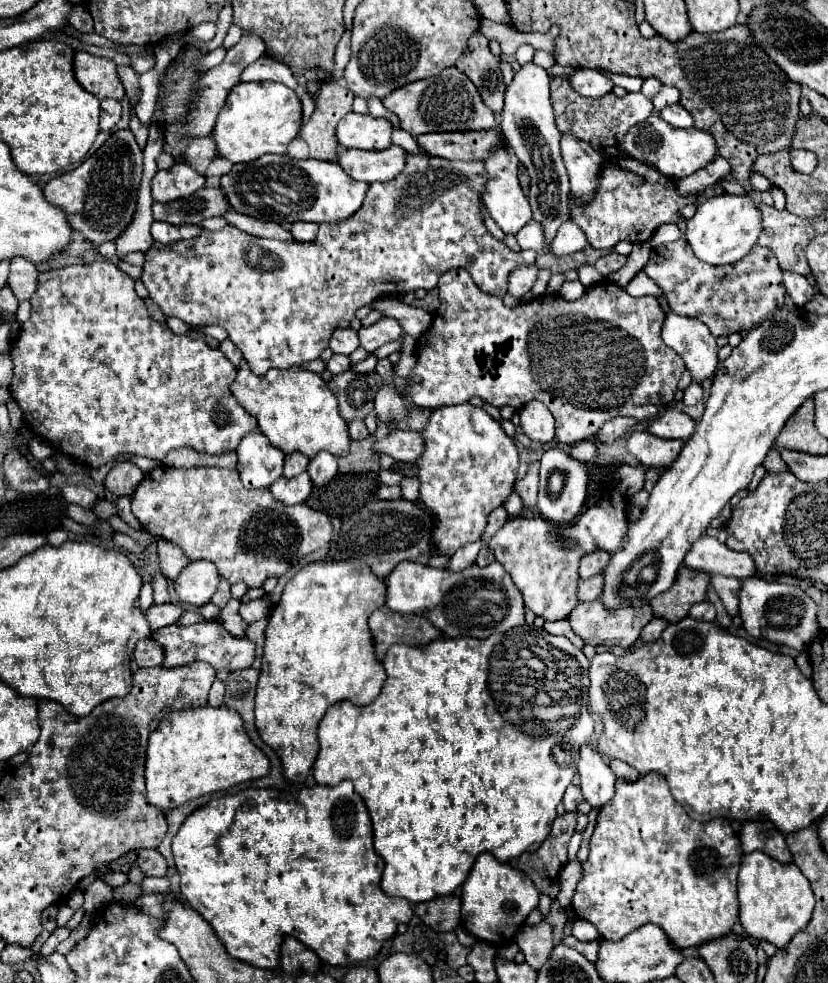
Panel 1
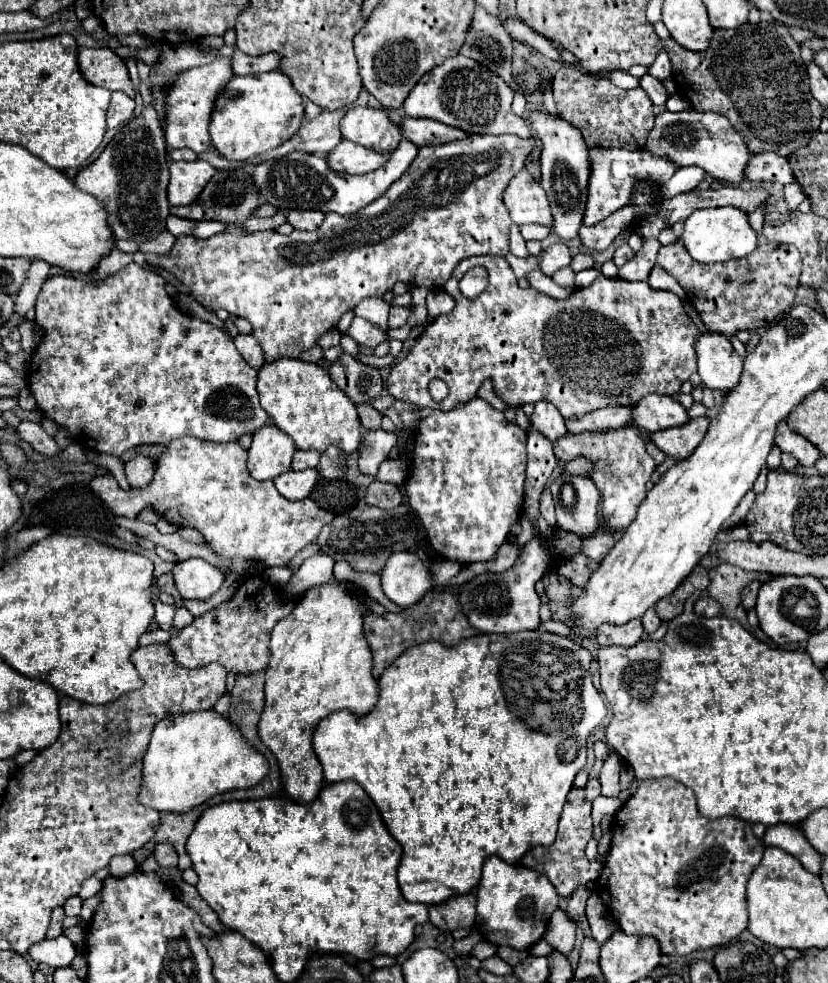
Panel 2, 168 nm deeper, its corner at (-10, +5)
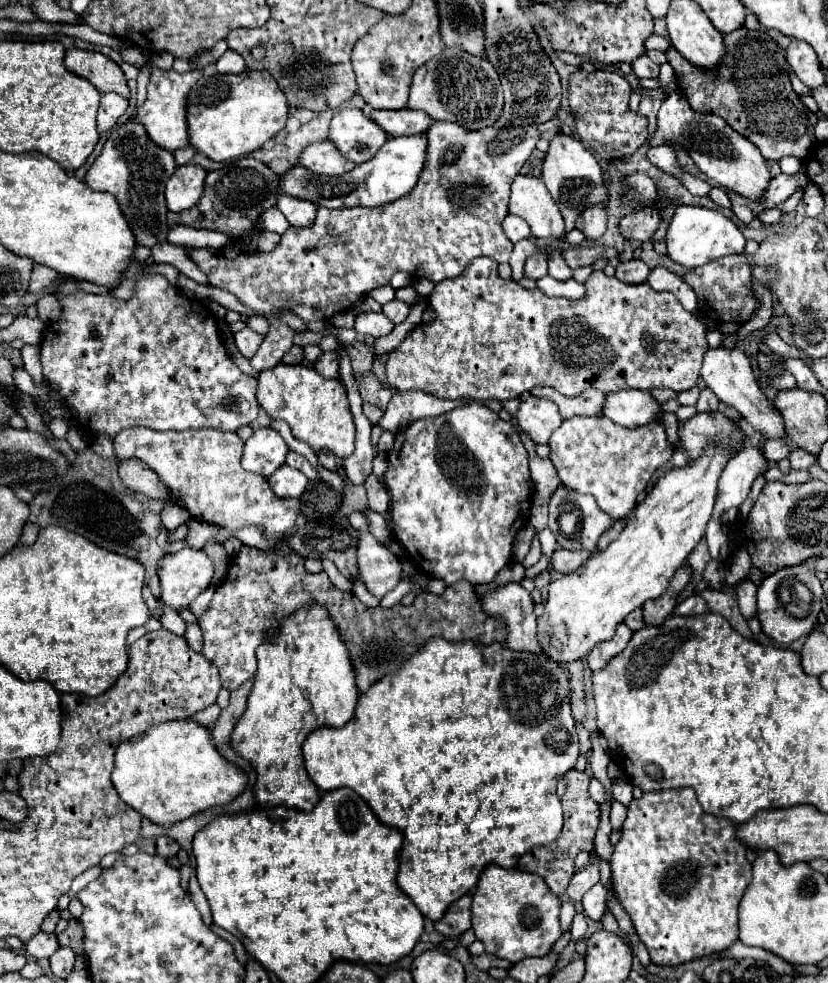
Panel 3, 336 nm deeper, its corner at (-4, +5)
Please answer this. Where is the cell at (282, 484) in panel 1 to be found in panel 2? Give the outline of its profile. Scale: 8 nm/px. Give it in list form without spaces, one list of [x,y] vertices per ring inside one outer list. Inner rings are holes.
[[[306,469],[306,471],[286,471],[280,477],[274,479],[276,489],[280,491],[282,497],[286,499],[306,499],[310,491],[314,489],[318,479],[316,469]]]

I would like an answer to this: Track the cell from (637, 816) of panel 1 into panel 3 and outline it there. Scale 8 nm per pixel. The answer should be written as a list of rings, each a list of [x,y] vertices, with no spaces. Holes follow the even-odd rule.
[[[682,787],[682,789],[648,791],[640,799],[632,799],[632,803],[628,805],[626,821],[622,825],[620,841],[614,847],[614,855],[612,855],[612,861],[610,861],[610,871],[612,871],[614,895],[618,897],[622,909],[630,915],[632,925],[634,925],[640,941],[646,945],[646,949],[650,953],[650,961],[652,963],[676,967],[676,965],[692,961],[696,957],[704,957],[704,955],[710,955],[710,953],[716,953],[716,951],[724,951],[724,949],[728,949],[738,939],[738,903],[740,903],[748,883],[752,881],[752,865],[746,859],[746,845],[738,839],[738,825],[728,821],[728,819],[724,819],[724,817],[720,819],[720,817],[712,817],[712,815],[704,813],[702,807],[696,801],[694,789]]]

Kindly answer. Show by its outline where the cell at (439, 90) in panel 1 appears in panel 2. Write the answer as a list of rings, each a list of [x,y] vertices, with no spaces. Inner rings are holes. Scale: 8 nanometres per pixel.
[[[456,55],[446,59],[442,65],[436,65],[418,81],[418,85],[406,97],[402,111],[408,117],[428,117],[466,133],[514,133],[518,137],[532,137],[534,133],[530,125],[512,113],[512,97],[512,87],[496,73],[470,57]]]

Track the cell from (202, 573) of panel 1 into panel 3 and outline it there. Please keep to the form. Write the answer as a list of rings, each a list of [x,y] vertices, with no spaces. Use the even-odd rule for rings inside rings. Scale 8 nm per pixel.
[[[184,547],[158,561],[158,577],[162,585],[162,603],[178,611],[188,607],[210,585],[214,565],[204,551]]]

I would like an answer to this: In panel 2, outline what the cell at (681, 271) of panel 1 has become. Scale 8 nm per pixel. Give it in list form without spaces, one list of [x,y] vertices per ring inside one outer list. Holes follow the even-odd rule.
[[[676,241],[660,247],[658,263],[686,289],[688,299],[710,331],[724,337],[732,337],[742,329],[758,331],[774,325],[790,309],[802,271],[798,249],[780,243],[762,243],[744,259],[704,264],[694,261],[682,241]]]

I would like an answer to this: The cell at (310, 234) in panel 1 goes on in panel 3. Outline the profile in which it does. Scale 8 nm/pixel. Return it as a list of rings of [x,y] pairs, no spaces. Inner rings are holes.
[[[280,195],[276,207],[284,213],[284,217],[288,219],[288,223],[292,227],[308,227],[308,225],[312,225],[312,221],[316,217],[316,205],[312,205],[310,201],[296,199],[296,197]]]

